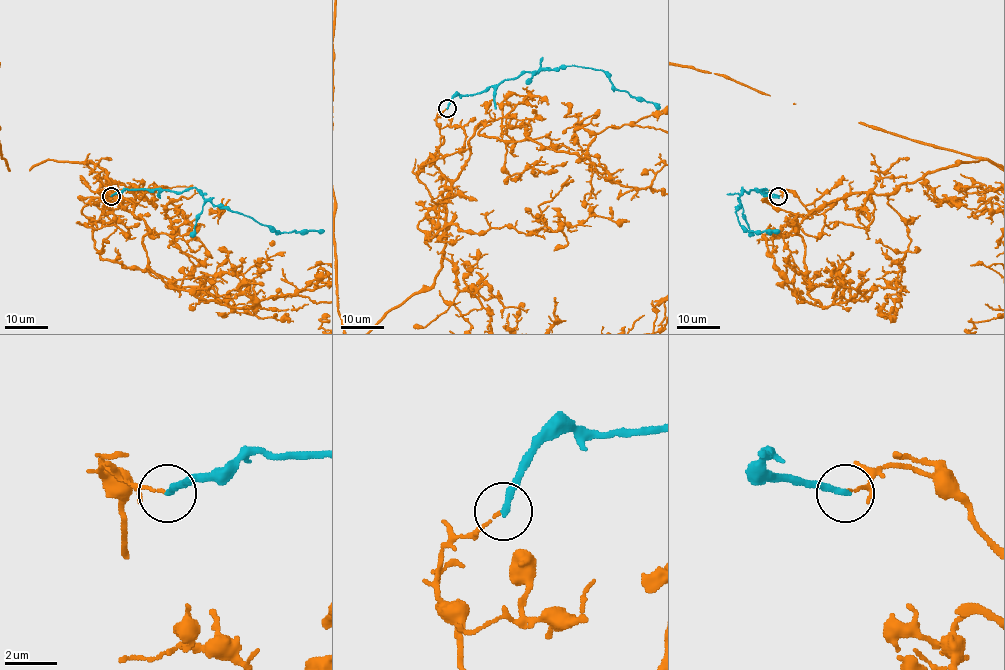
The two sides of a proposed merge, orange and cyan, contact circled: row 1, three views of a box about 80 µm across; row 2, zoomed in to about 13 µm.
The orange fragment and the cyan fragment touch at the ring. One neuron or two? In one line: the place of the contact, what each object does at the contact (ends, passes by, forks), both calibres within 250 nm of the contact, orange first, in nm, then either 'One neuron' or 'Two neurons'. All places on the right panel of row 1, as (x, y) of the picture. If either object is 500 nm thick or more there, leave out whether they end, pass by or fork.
Place: (778, 196). At the ring orange ends. At the ring cyan ends. Thickness 80 nm (orange) against 280 nm. Two neurons

